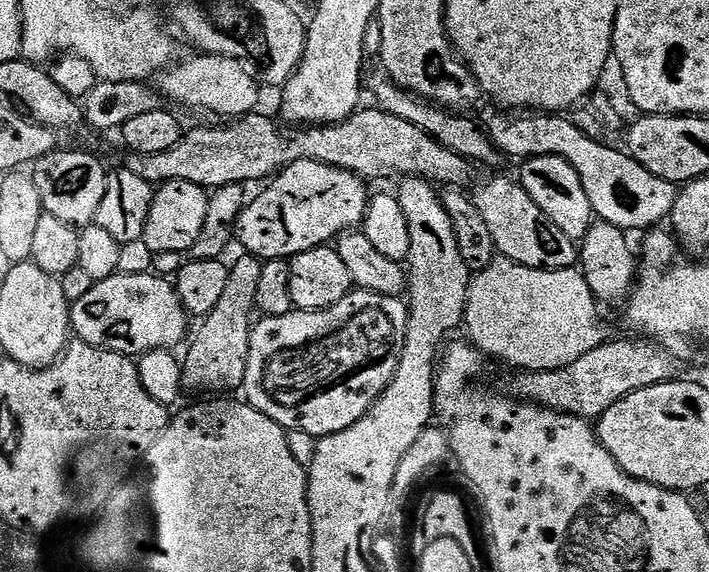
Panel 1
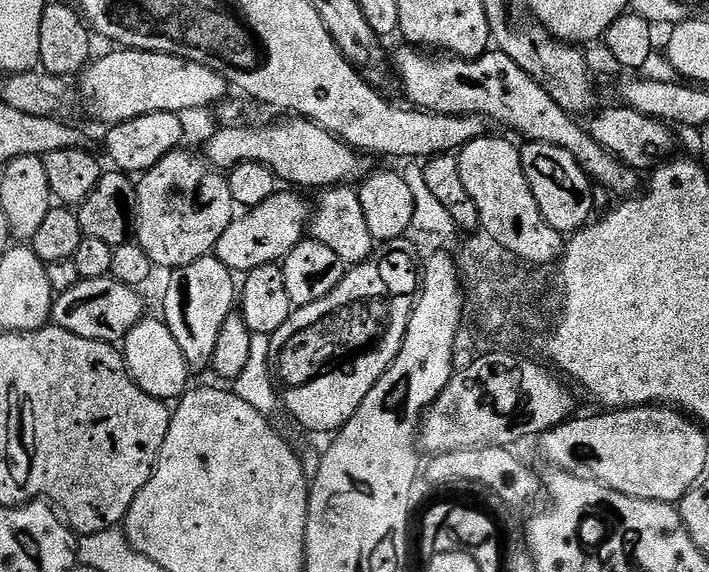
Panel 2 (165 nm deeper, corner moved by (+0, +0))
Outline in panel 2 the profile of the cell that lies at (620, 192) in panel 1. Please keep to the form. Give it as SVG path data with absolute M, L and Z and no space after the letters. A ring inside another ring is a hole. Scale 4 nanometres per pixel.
M404 46L396 56L394 72L400 75L404 92L416 103L413 105L417 109L438 112L441 116L483 116L493 125L501 124L525 136L525 141L537 140L562 146L562 150L570 150L570 154L574 154L589 180L599 187L601 184L616 198L631 197L641 187L642 180L636 177L639 176L637 169L627 168L621 160L598 146L579 119L564 112L562 106L558 106L558 102L554 102L554 98L550 98L550 94L546 94L546 90L542 90L542 86L538 86L538 82L534 82L534 78L530 78L522 66L518 66L518 62L514 62L514 58L499 50L489 50L476 60L461 60L441 58L436 54L425 54L412 46Z

